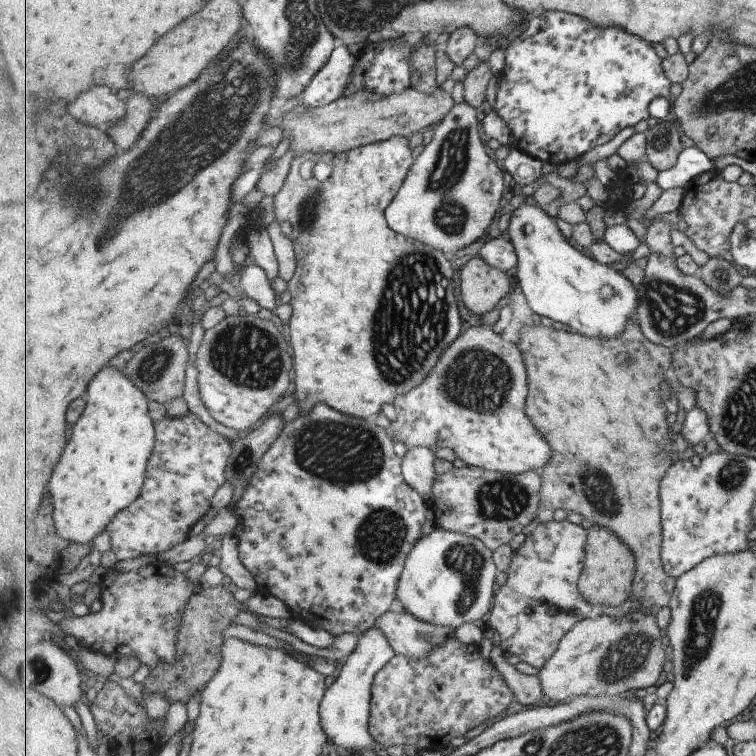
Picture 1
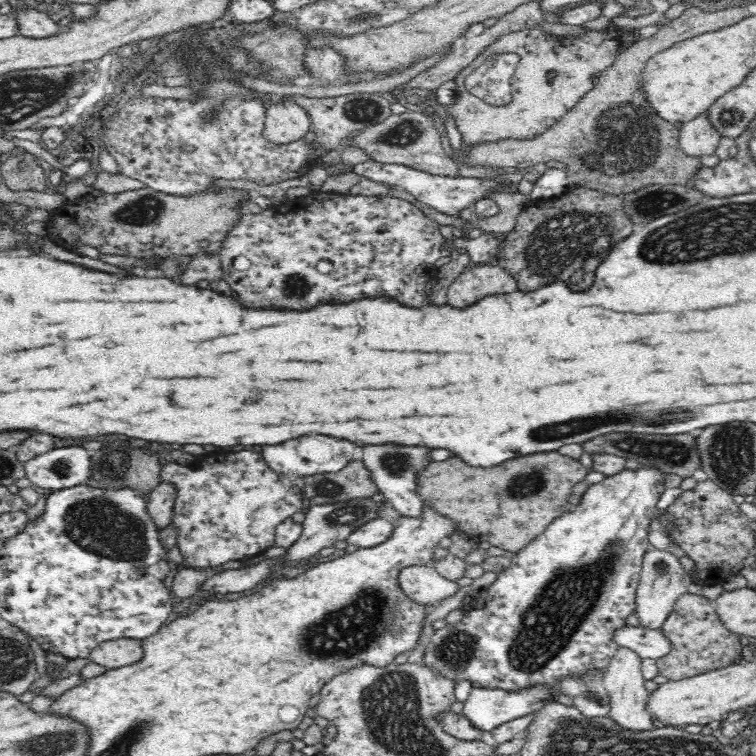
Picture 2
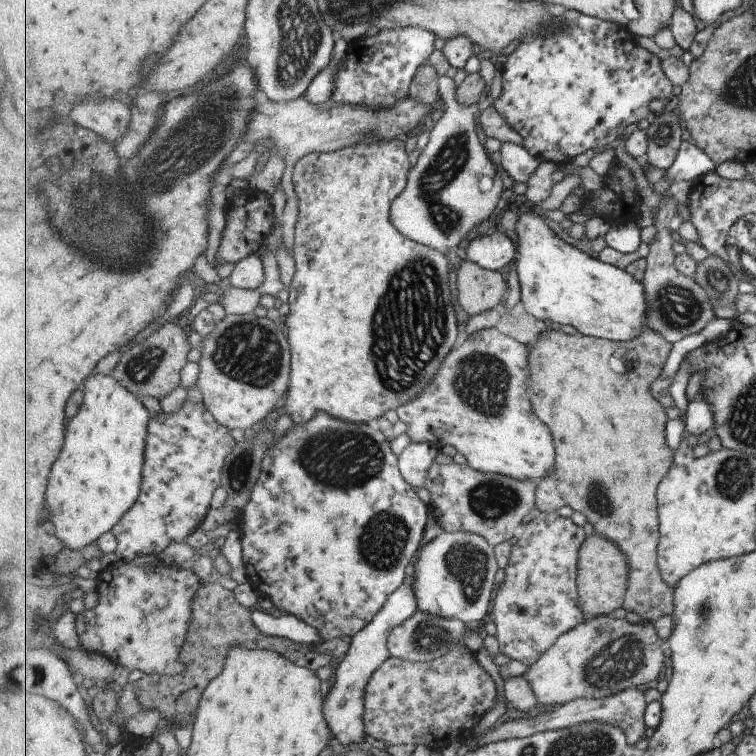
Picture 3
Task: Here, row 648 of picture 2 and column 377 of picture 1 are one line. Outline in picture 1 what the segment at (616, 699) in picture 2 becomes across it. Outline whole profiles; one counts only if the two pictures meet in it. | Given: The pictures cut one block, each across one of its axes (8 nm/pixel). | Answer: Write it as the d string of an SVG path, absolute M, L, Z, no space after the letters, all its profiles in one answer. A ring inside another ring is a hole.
M391 611L375 621L374 628L379 628L390 640L391 646L399 655L409 658L421 658L439 645L454 637L454 630L442 625L425 623L409 613Z

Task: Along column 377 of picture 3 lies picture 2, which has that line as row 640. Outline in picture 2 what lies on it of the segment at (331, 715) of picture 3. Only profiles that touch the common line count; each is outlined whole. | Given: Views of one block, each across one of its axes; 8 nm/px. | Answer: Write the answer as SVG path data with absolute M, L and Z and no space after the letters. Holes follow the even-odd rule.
M625 626L614 636L617 643L633 650L641 658L661 659L671 652L671 642L664 636L661 628Z

